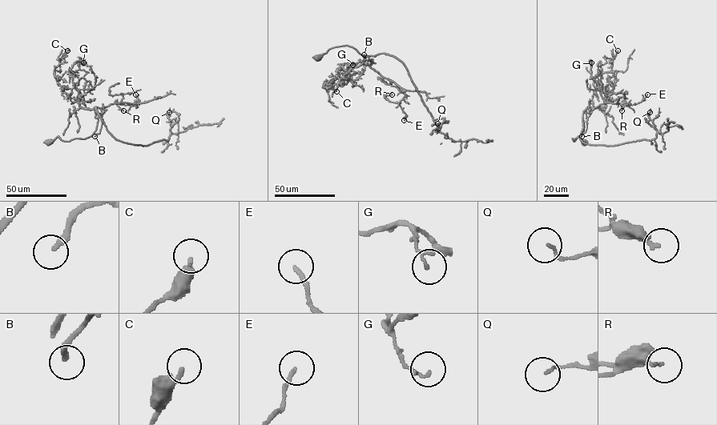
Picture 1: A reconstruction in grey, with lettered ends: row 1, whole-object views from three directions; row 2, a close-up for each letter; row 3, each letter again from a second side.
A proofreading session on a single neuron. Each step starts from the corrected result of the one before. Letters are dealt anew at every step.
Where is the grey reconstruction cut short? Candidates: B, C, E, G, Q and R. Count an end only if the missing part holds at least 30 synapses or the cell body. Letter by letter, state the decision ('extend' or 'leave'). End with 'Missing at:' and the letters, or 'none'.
B: extend
C: leave
E: leave
G: leave
Q: leave
R: leave
Missing at: B

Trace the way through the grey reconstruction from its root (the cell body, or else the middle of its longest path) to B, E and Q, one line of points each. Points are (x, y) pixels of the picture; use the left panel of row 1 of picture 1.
B: (49, 141), (57, 136), (66, 141), (90, 137), (97, 126), (97, 106), (102, 123), (94, 136)
E: (49, 141), (90, 137), (98, 120), (96, 106), (135, 105), (130, 105), (137, 102), (135, 94)
Q: (49, 141), (90, 137), (98, 114), (115, 138), (147, 146), (169, 138), (179, 119), (169, 112)

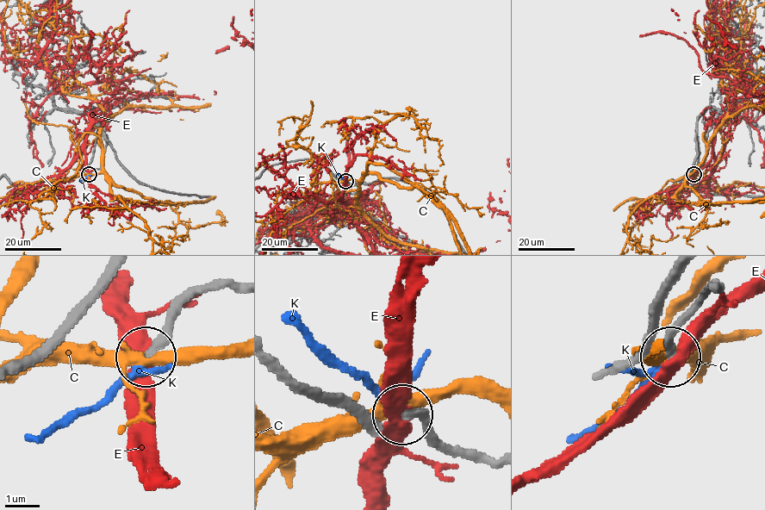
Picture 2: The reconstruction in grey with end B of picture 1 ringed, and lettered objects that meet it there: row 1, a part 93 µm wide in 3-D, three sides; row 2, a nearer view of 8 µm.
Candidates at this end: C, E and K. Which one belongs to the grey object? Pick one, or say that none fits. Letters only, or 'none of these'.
K

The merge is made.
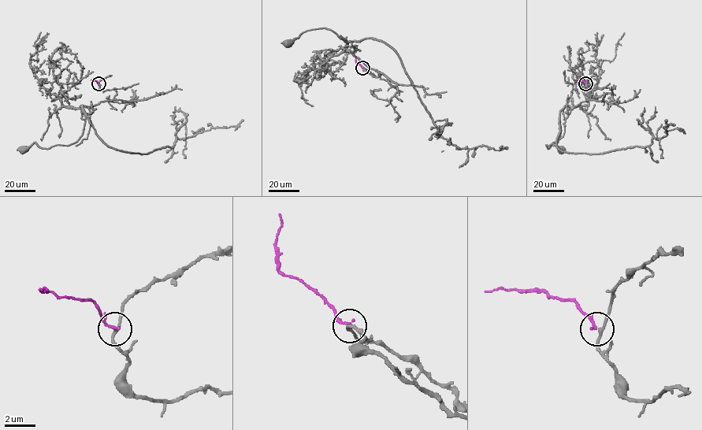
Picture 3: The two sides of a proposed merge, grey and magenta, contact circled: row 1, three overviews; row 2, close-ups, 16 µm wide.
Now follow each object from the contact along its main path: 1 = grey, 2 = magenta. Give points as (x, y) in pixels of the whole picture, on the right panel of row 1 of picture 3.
1: (585, 83), (595, 90), (588, 99), (560, 111), (560, 135), (546, 145), (561, 149)
2: (585, 83), (574, 79)

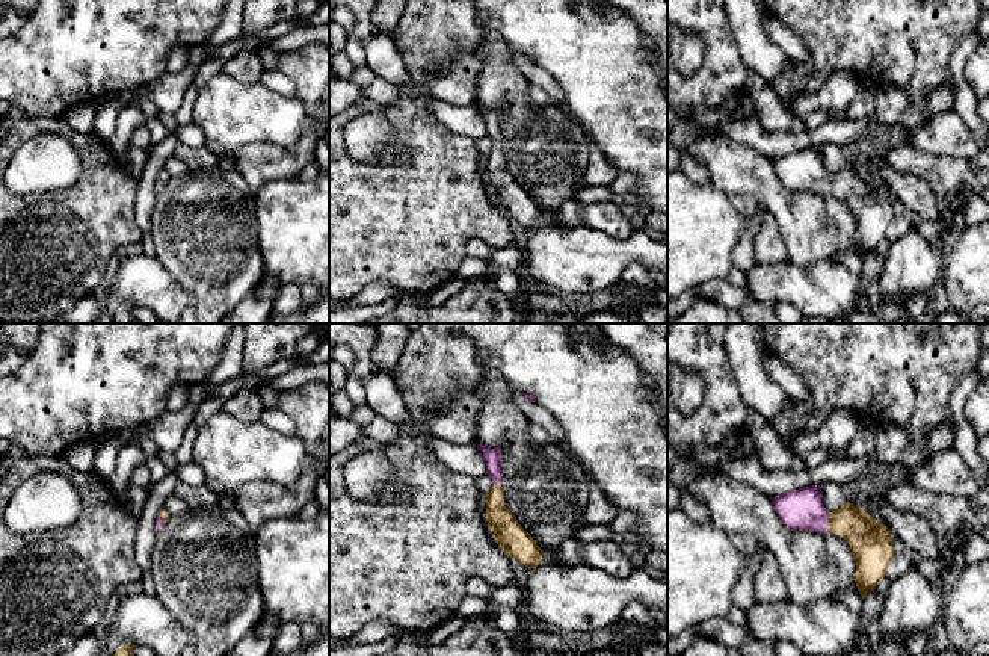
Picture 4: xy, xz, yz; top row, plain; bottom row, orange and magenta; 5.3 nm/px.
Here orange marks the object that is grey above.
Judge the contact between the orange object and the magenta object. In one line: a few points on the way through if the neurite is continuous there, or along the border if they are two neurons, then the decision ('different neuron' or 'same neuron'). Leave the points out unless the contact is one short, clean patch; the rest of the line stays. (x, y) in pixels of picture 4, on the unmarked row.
across yz (870, 203), (849, 183), (829, 183), (822, 183), (802, 171) | same neuron

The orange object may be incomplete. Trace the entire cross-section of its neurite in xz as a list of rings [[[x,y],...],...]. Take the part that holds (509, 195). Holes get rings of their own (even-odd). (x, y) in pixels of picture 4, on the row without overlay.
[[[477,106],[477,110],[483,115],[488,136],[494,142],[494,150],[486,157],[486,183],[494,193],[494,200],[509,219],[516,221],[528,230],[536,230],[542,224],[544,212],[506,168],[501,148],[506,142],[501,132],[501,110],[489,110],[482,106]]]

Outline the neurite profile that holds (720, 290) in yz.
[[[726,278],[705,281],[701,286],[699,293],[704,298],[711,299],[716,304],[723,305],[732,311],[740,311],[740,308],[749,296],[747,289],[734,286]]]

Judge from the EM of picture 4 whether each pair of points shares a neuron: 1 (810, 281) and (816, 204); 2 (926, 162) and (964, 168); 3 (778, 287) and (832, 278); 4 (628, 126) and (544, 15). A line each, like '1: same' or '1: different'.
1: different
2: same
3: same
4: same

